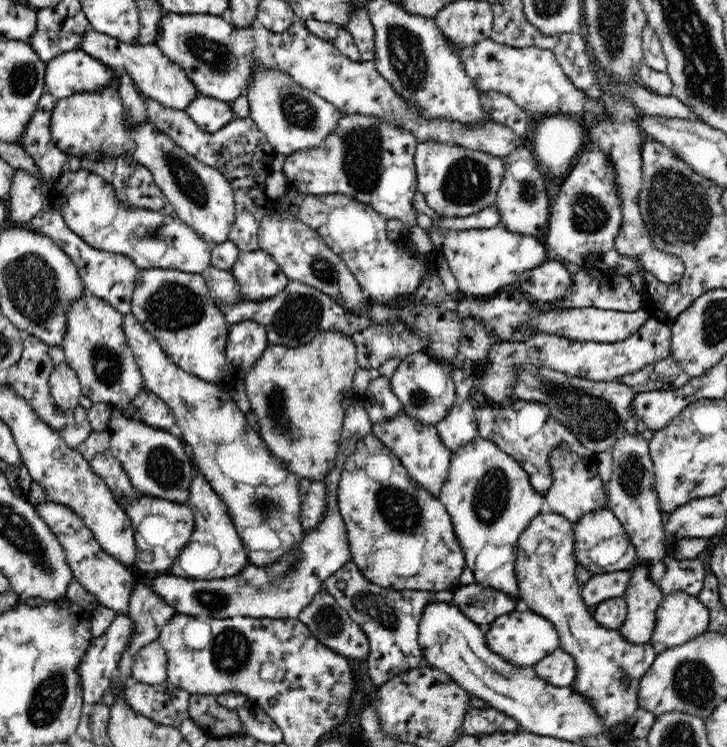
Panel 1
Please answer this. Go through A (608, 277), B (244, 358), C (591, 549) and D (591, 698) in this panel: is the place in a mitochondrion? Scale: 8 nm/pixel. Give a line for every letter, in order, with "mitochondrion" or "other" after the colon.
A: other
B: other
C: other
D: other

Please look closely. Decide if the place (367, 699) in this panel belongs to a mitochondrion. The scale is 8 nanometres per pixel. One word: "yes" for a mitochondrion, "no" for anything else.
no

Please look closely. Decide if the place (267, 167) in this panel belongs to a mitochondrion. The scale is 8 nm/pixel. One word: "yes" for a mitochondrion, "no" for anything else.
no

